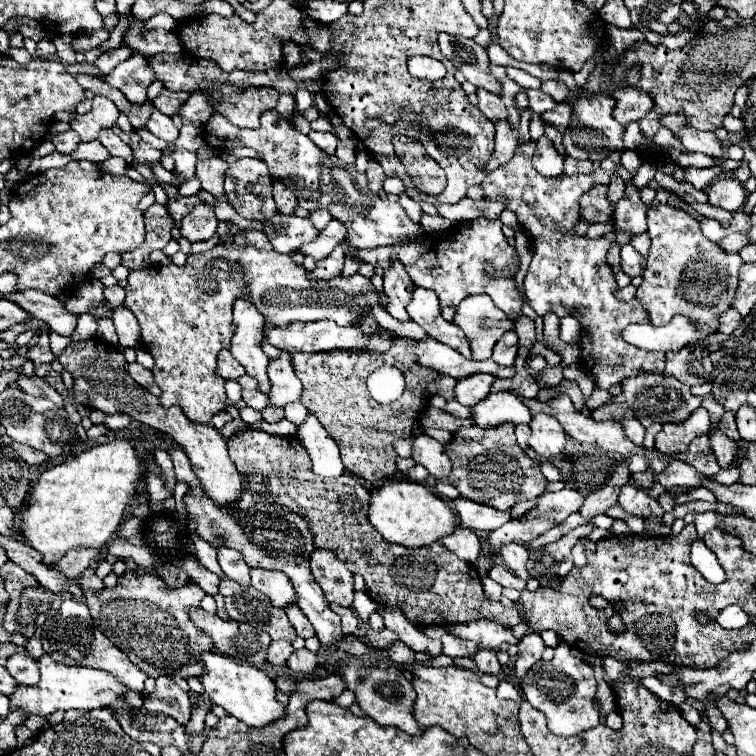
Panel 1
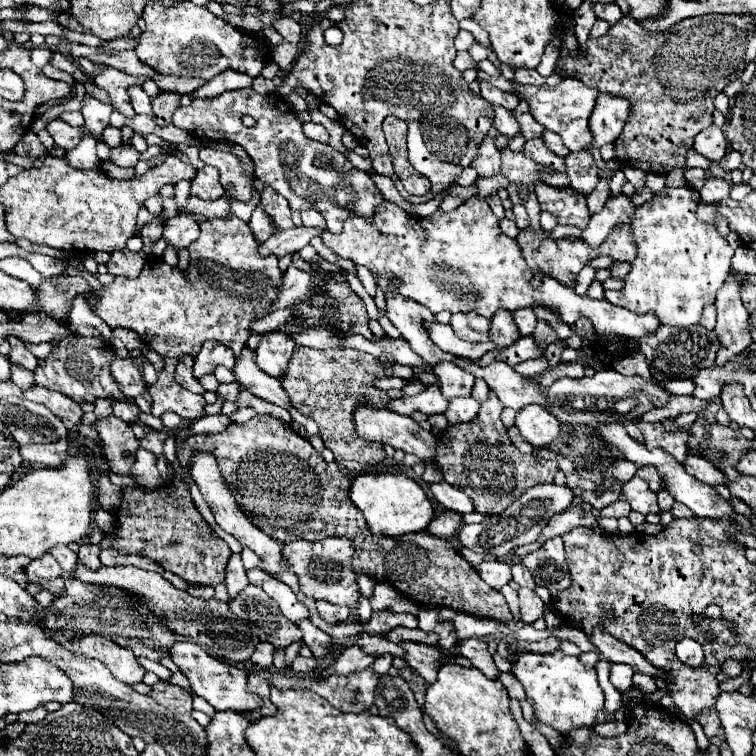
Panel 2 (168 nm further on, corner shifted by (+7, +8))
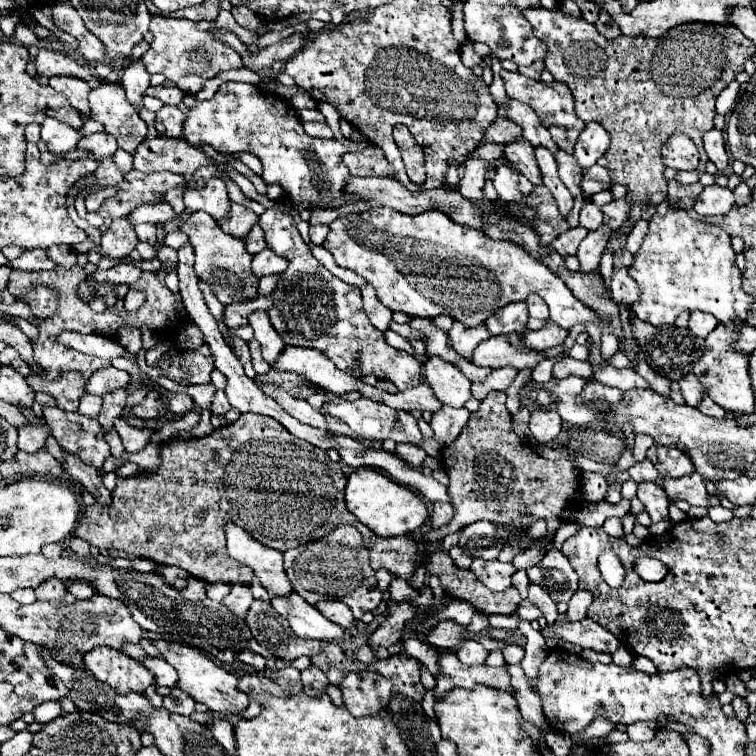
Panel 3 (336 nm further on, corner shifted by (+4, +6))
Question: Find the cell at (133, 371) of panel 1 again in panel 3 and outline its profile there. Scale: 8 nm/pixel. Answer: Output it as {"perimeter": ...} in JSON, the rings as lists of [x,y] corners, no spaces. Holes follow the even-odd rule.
{"perimeter":[[[105,366],[105,368],[97,370],[97,372],[89,378],[85,390],[87,390],[89,394],[103,396],[103,394],[107,394],[107,392],[115,392],[117,388],[125,388],[127,382],[129,382],[129,374],[127,374],[125,370],[117,370],[117,368],[113,368],[113,366]]]}

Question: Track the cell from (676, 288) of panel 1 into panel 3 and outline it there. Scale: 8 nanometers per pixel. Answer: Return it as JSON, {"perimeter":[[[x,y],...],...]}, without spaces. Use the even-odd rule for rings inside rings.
{"perimeter":[[[669,208],[669,212],[665,216],[655,214],[649,220],[649,232],[647,232],[641,248],[635,254],[635,264],[629,270],[629,274],[643,290],[641,300],[635,302],[631,308],[637,314],[637,318],[641,318],[643,322],[649,322],[653,326],[673,324],[675,318],[683,310],[701,310],[701,312],[713,314],[717,318],[717,322],[721,322],[721,324],[735,322],[735,320],[741,320],[743,324],[747,324],[747,320],[751,316],[753,298],[749,294],[745,294],[741,288],[741,272],[735,264],[735,252],[731,248],[729,234],[723,232],[723,228],[719,228],[715,224],[707,224],[707,222],[699,222],[699,220],[691,218],[685,210]]]}

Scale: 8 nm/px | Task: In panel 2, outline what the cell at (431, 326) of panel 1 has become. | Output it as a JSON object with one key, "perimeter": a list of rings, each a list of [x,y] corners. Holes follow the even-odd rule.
{"perimeter":[[[428,322],[424,324],[428,336],[432,338],[432,342],[438,344],[438,348],[442,348],[444,352],[450,352],[454,356],[464,356],[470,360],[480,360],[488,350],[494,350],[494,342],[486,342],[486,344],[472,344],[466,340],[460,340],[454,332],[450,324],[440,324],[440,322]]]}

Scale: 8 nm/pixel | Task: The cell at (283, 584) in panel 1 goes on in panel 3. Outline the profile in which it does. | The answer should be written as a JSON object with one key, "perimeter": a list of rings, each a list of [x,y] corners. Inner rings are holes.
{"perimeter":[[[295,592],[281,598],[271,598],[271,606],[289,620],[289,626],[299,638],[319,638],[331,642],[343,640],[347,636],[341,626],[329,622],[319,610],[315,610],[315,606],[303,602],[303,598],[299,598]]]}

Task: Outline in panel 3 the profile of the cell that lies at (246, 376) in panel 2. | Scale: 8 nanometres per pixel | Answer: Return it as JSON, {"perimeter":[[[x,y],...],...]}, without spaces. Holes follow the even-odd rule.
{"perimeter":[[[263,384],[261,390],[263,390],[265,394],[271,394],[271,398],[275,398],[275,402],[277,402],[281,408],[285,408],[289,414],[293,414],[293,418],[297,418],[299,422],[309,424],[309,426],[315,426],[315,428],[327,428],[325,416],[323,416],[321,412],[313,410],[307,400],[297,400],[297,398],[285,394],[281,388],[271,386],[271,384]]]}

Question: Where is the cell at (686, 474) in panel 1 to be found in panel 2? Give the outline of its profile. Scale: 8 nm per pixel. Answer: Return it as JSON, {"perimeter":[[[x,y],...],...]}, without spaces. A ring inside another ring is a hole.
{"perimeter":[[[688,454],[686,460],[684,460],[684,468],[688,474],[696,476],[700,482],[704,484],[710,484],[710,486],[718,486],[718,484],[724,484],[726,478],[724,474],[714,466],[710,464],[706,458],[702,456],[696,456],[696,454]]]}

